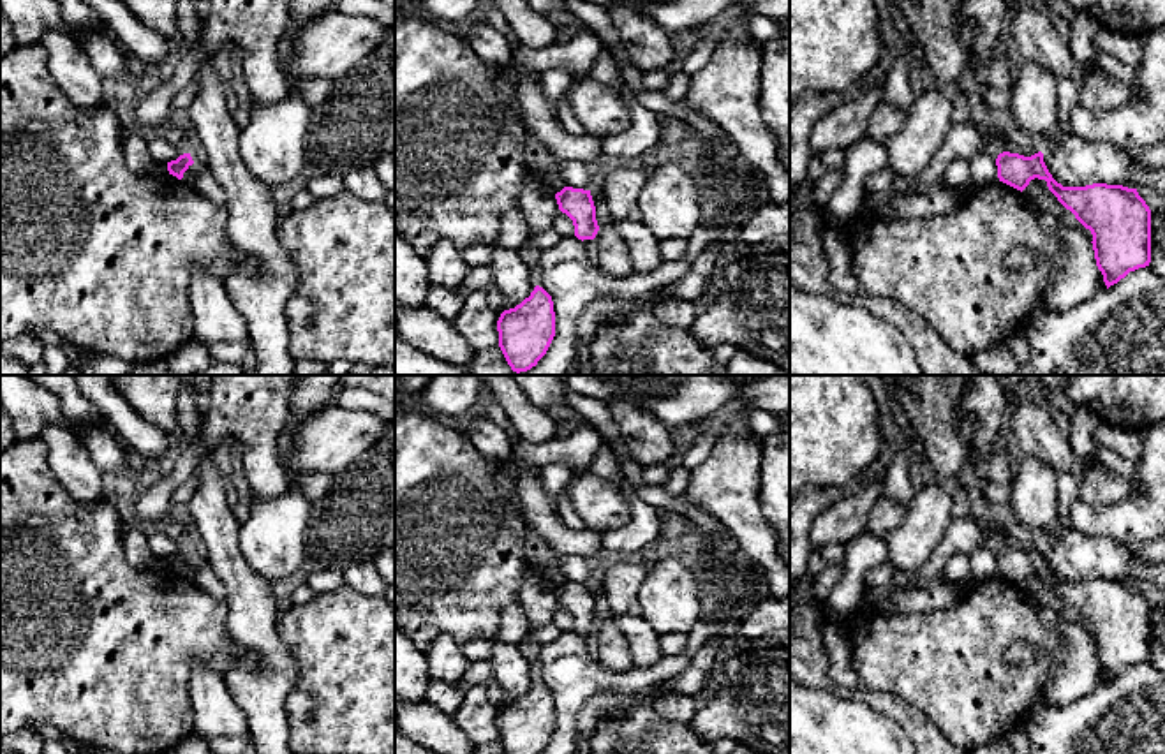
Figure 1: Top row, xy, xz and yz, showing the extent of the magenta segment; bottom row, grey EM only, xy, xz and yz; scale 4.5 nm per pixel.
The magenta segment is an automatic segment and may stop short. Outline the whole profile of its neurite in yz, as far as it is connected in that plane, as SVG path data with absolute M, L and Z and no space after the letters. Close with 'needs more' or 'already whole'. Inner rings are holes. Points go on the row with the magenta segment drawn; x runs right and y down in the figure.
M1003 152L996 159L999 181L1024 190L1031 180L1045 180L1049 190L1091 231L1096 266L1107 289L1130 271L1151 262L1151 210L1137 188L1093 183L1063 187L1049 173L1043 153L1031 157Z; already whole

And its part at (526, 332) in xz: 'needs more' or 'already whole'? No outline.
already whole

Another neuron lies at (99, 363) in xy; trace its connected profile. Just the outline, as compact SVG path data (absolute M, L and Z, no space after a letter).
M90 354L86 366L81 375L129 375L132 365L106 354Z

